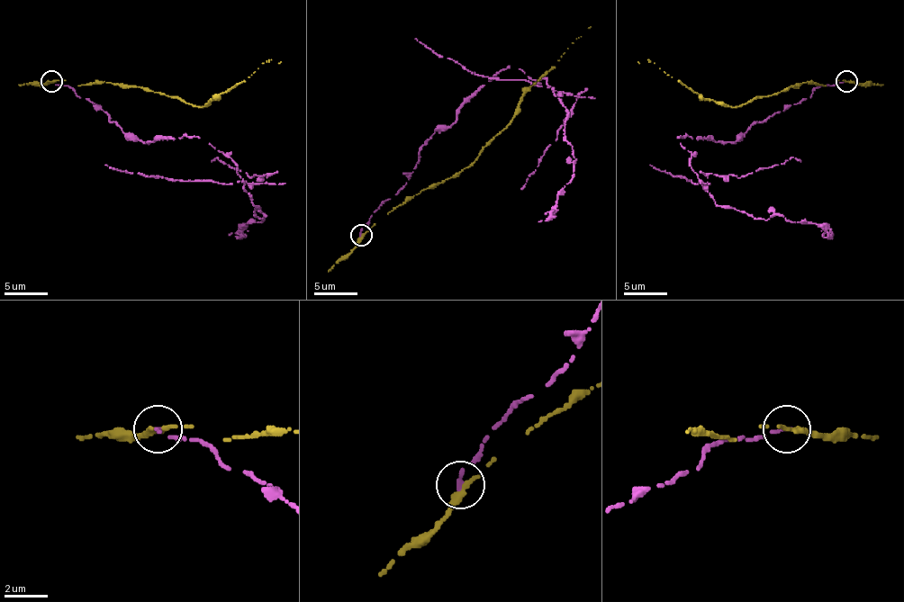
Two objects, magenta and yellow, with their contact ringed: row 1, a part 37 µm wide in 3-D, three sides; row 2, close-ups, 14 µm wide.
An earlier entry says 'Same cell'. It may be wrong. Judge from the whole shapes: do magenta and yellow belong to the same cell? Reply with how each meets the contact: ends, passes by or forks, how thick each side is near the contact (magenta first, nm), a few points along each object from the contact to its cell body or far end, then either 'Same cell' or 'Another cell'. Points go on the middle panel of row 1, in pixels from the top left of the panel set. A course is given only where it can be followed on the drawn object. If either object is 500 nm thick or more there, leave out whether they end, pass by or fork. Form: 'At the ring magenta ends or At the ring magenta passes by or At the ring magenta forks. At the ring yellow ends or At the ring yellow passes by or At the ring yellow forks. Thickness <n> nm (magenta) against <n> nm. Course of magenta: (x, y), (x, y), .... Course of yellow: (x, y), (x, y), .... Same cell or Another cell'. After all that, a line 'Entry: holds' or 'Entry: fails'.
At the ring magenta ends. At the ring yellow passes by. Thickness 200 nm (magenta) against 240 nm. Course of magenta: (361, 234), (409, 180), (420, 148), (509, 67), (546, 78), (564, 108), (574, 174), (556, 210), (541, 221). Course of yellow: (361, 234), (422, 191), (455, 177), (510, 121), (524, 94), (552, 69), (578, 37), (591, 26). Another cell
Entry: fails

